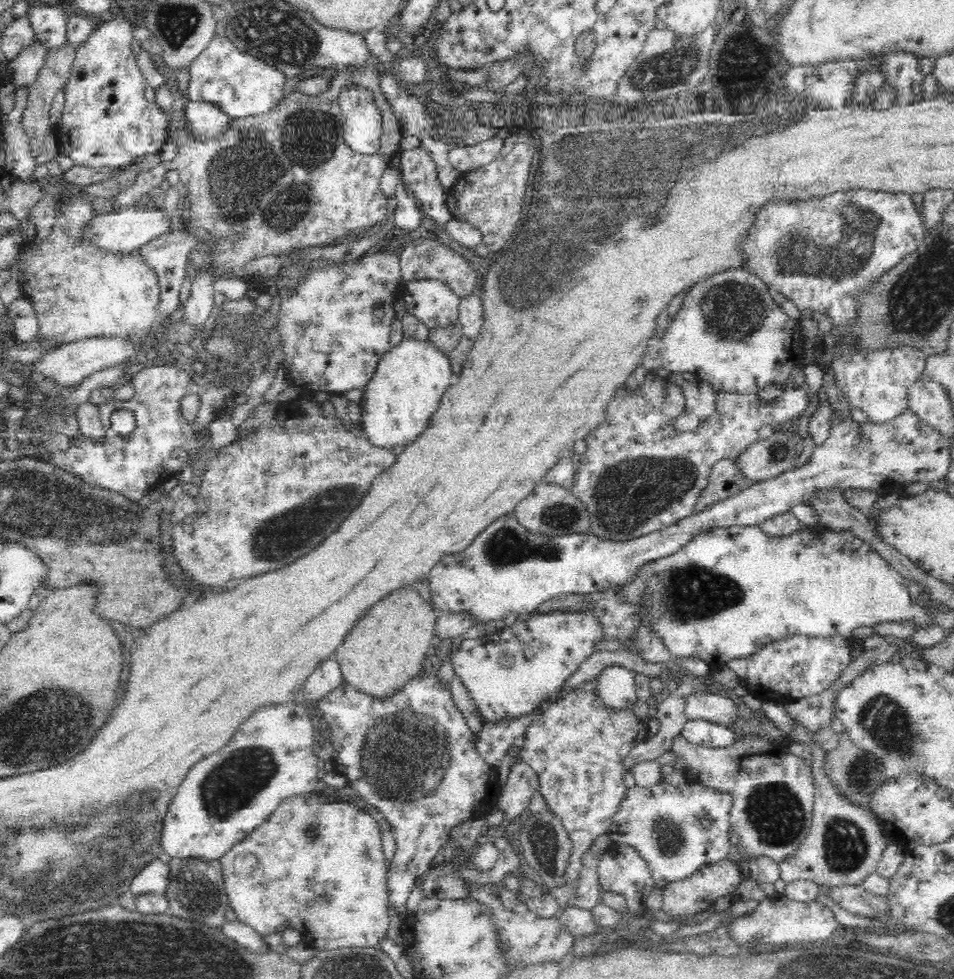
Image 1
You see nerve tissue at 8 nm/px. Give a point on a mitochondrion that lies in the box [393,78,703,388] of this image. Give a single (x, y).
(549, 182)

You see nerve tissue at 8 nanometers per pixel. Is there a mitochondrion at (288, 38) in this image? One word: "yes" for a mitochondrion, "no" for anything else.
yes

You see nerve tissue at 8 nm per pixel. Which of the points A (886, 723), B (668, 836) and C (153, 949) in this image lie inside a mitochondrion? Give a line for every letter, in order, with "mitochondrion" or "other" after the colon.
A: mitochondrion
B: mitochondrion
C: mitochondrion

